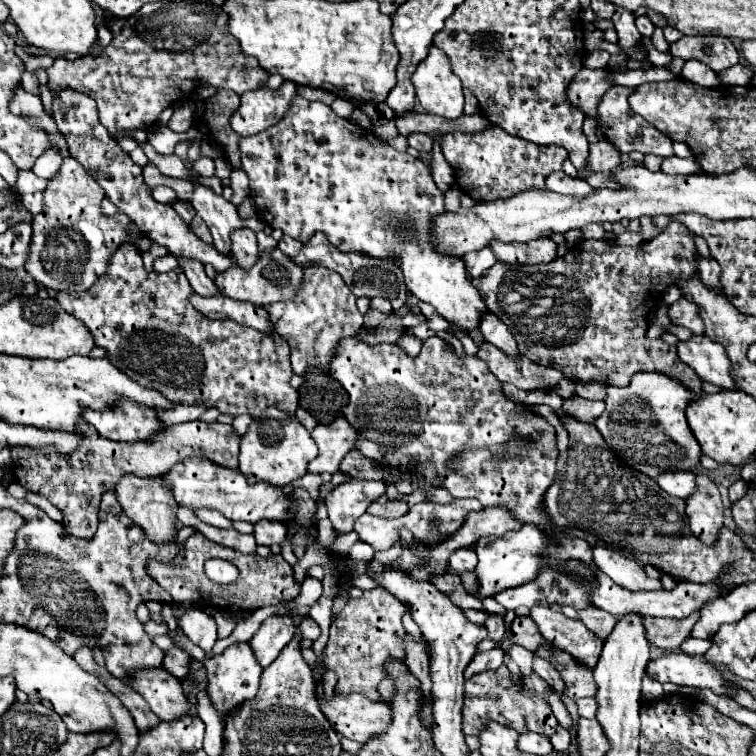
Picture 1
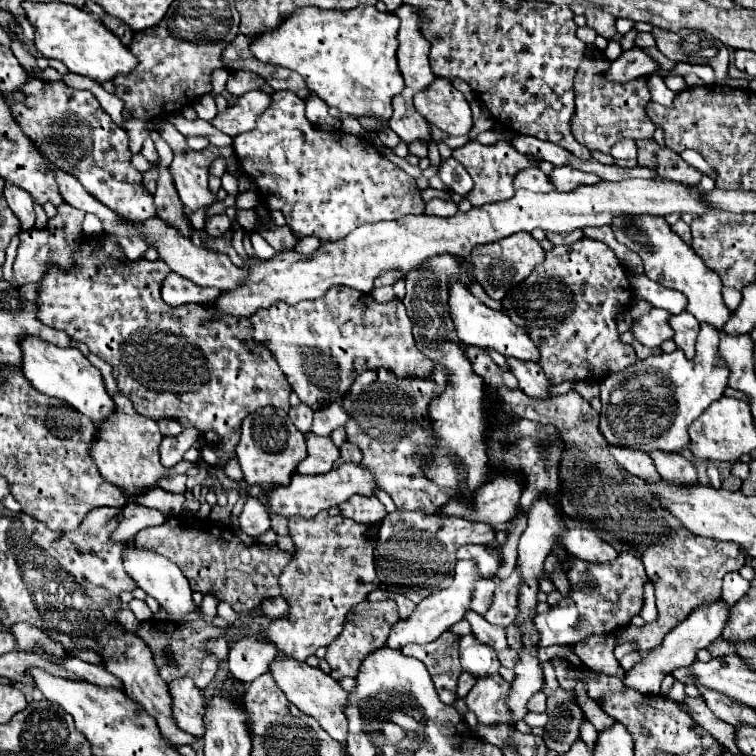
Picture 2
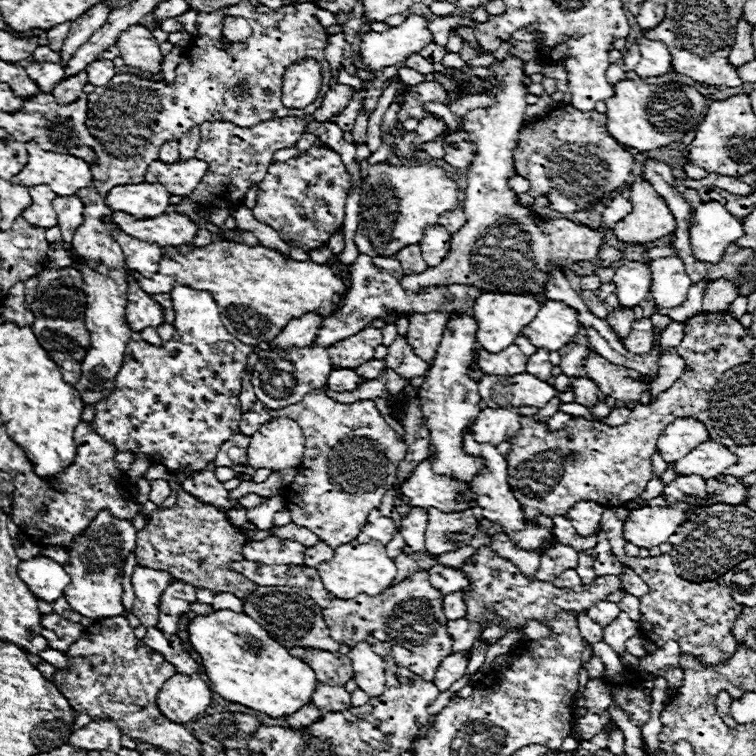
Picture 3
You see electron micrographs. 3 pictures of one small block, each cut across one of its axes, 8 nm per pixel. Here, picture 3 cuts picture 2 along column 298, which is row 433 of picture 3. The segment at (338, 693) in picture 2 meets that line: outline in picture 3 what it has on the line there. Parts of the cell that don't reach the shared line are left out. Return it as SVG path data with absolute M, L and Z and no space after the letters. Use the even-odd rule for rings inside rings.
M676 418L660 434L656 450L662 454L666 462L676 462L684 458L692 448L696 448L696 444L702 444L708 438L708 430L700 420Z

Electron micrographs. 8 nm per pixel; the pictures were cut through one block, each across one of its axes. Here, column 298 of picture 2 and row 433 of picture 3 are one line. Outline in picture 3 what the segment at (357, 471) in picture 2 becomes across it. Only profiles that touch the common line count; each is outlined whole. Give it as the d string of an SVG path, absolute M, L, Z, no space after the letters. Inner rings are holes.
M484 408L472 424L474 440L478 444L492 444L492 446L508 442L510 438L516 436L518 430L520 430L520 414L514 408L512 410Z

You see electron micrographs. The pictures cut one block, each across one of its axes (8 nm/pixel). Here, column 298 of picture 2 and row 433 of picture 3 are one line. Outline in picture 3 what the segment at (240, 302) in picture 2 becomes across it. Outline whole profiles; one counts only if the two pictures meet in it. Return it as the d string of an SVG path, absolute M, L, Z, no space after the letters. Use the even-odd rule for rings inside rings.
M272 418L250 436L248 462L252 468L296 468L304 456L304 436L290 418Z

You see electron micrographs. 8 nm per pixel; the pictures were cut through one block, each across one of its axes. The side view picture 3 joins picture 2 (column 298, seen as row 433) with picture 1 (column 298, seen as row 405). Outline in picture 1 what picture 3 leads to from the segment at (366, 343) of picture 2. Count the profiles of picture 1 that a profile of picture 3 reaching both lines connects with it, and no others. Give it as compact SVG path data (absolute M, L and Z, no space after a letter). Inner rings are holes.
M324 266L304 268L304 286L292 300L266 306L278 336L286 338L292 348L292 370L294 374L304 374L308 366L318 366L328 370L328 362L340 338L356 336L362 328L362 314L356 308L356 296L346 288L338 272Z

